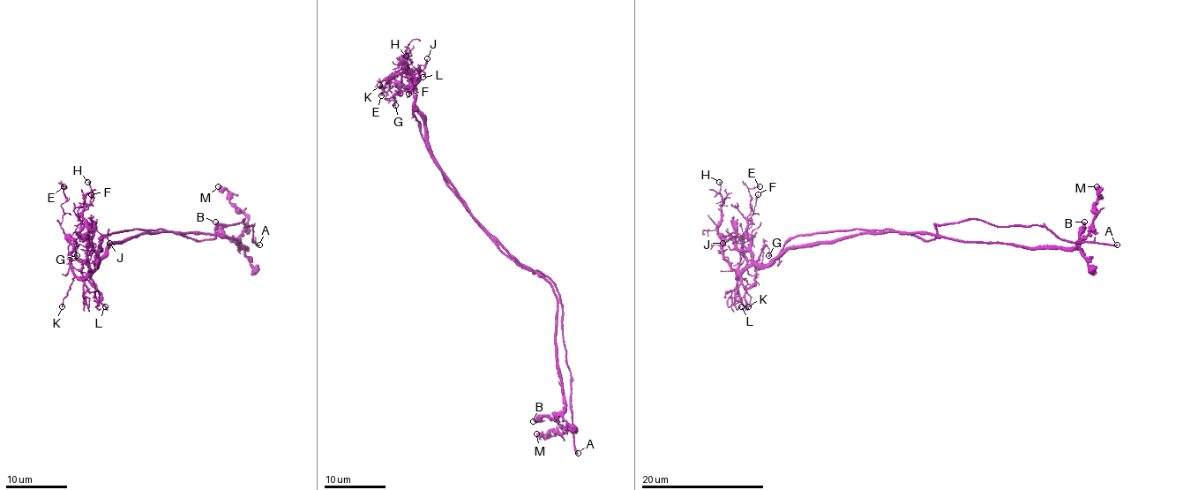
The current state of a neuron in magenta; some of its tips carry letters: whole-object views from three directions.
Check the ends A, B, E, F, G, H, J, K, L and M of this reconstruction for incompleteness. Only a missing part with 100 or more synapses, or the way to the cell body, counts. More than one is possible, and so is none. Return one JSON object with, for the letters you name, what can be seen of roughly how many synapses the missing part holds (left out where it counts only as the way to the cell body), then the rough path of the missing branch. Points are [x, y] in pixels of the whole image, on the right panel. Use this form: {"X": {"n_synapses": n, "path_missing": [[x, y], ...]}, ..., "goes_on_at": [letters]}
{"A": {"path_missing": [[1117, 244], [1123, 236], [1136, 237], [1169, 274], [1165, 274]]}, "goes_on_at": ["A"]}

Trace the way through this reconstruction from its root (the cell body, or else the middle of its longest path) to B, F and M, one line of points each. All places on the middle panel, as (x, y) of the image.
B: (485, 229), (522, 264), (536, 270), (550, 284), (556, 298), (556, 359), (564, 407), (533, 421)
F: (485, 229), (435, 158), (427, 140), (426, 120), (414, 105), (415, 89), (398, 83), (398, 87), (408, 94)
M: (485, 229), (522, 264), (536, 270), (556, 298), (556, 359), (564, 404), (557, 422), (565, 430), (536, 433)

